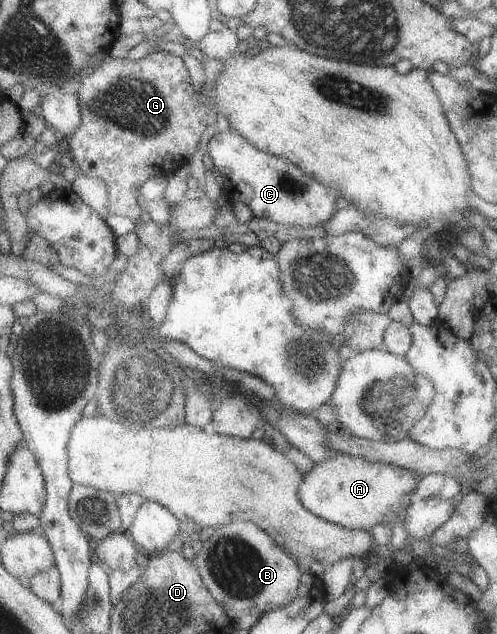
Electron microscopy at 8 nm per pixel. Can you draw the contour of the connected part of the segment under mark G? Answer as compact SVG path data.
M164 51L152 52L139 60L106 55L74 88L81 103L82 124L76 133L69 137L69 160L78 167L80 174L106 182L110 192L108 206L112 215L128 218L137 224L144 207L136 201L136 190L140 190L140 186L152 176L164 172L169 177L186 166L196 154L206 128L216 122L217 116L210 108L208 100L214 88L214 80L222 68L222 61L216 58L210 62L207 87L196 92L184 66L186 60Z

